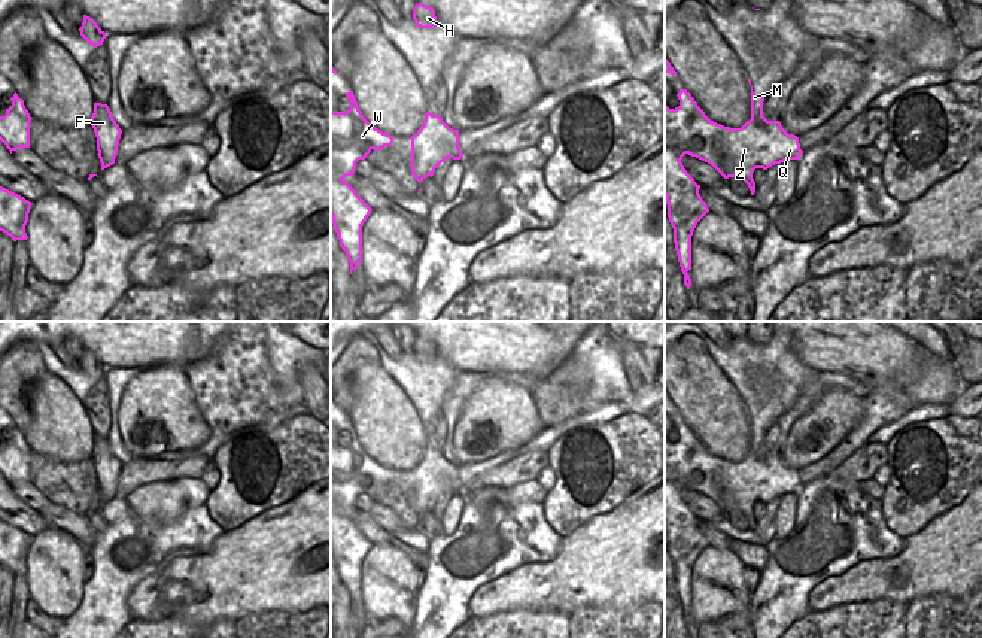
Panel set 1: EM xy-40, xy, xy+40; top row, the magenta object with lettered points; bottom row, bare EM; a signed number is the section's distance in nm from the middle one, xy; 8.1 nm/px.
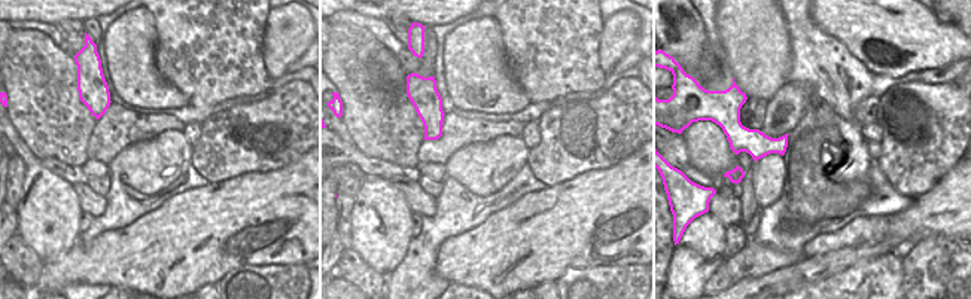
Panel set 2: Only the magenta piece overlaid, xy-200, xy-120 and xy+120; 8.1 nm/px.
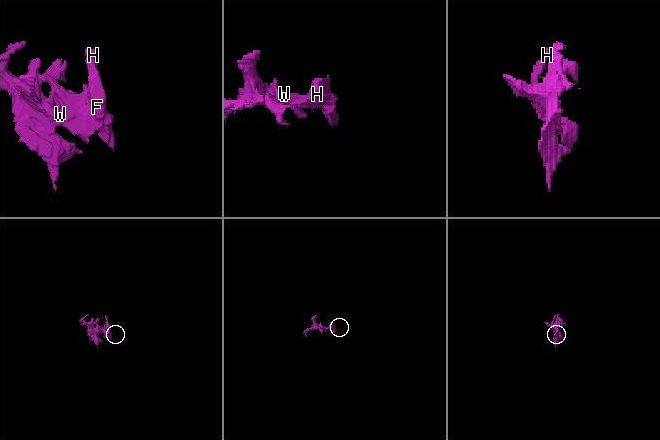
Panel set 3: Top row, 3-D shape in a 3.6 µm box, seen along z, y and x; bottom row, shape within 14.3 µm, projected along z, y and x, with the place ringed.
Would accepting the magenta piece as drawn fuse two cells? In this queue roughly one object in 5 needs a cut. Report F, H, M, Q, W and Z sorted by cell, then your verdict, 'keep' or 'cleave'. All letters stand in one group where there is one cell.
F H / M Q W Z | cleave

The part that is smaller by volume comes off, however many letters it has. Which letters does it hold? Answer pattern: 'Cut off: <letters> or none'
Cut off: F, H

